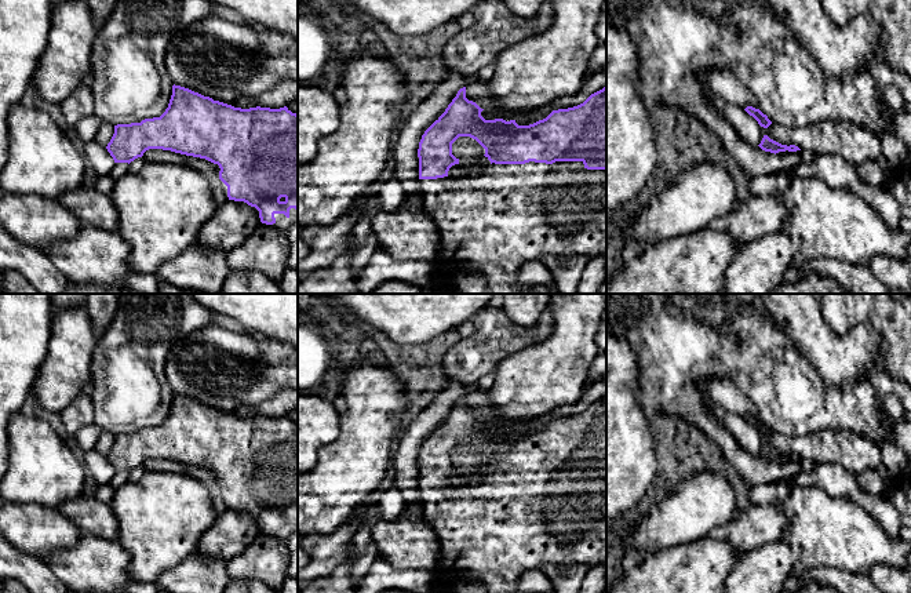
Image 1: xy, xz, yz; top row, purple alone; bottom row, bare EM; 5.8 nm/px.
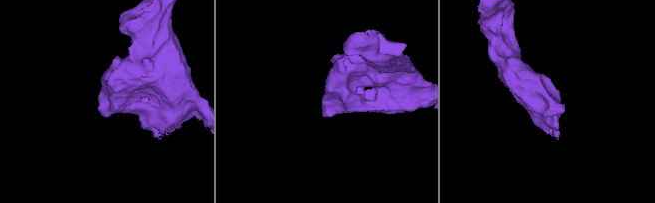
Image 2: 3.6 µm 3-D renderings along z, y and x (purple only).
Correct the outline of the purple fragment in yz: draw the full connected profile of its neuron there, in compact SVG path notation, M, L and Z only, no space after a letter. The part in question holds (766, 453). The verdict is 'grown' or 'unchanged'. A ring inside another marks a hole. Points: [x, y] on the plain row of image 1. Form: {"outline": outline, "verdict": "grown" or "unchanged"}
{"outline": "M764 444L761 452L758 454L762 459L765 461L770 461L770 462L779 462L779 461L797 461L797 459L801 459L798 455L795 454L781 454L773 448L770 448L768 444Z", "verdict": "unchanged"}

